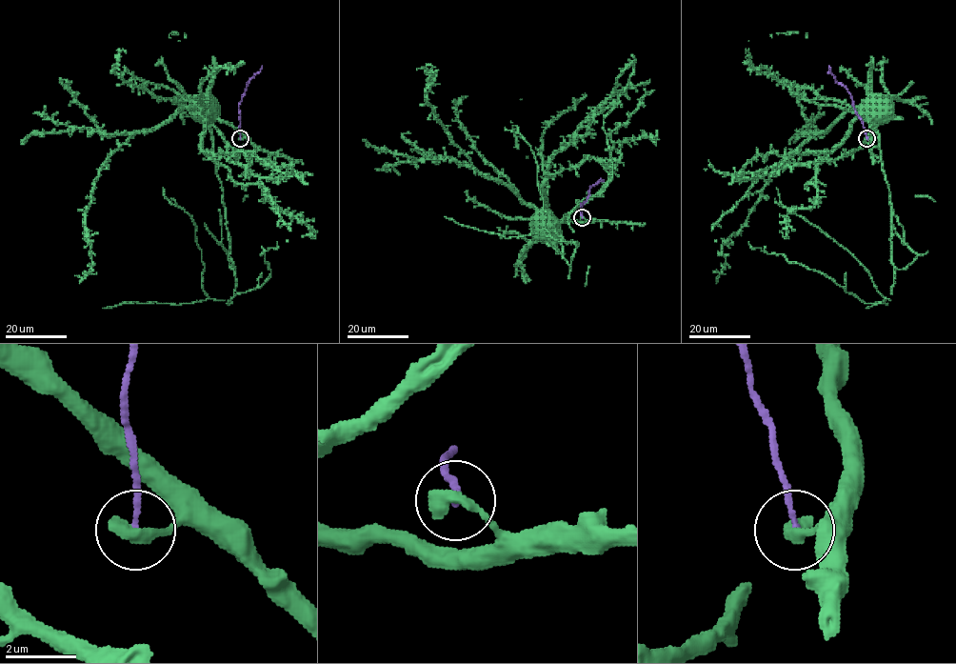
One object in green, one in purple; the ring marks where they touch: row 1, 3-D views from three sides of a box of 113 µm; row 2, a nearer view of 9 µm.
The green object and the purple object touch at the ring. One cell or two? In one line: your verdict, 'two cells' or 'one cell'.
two cells

